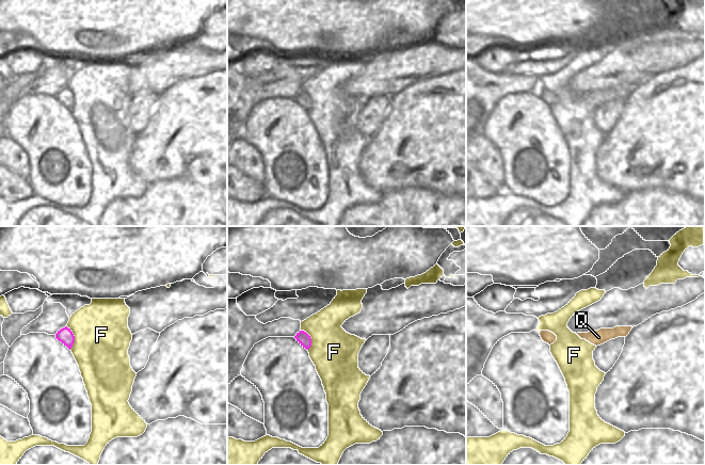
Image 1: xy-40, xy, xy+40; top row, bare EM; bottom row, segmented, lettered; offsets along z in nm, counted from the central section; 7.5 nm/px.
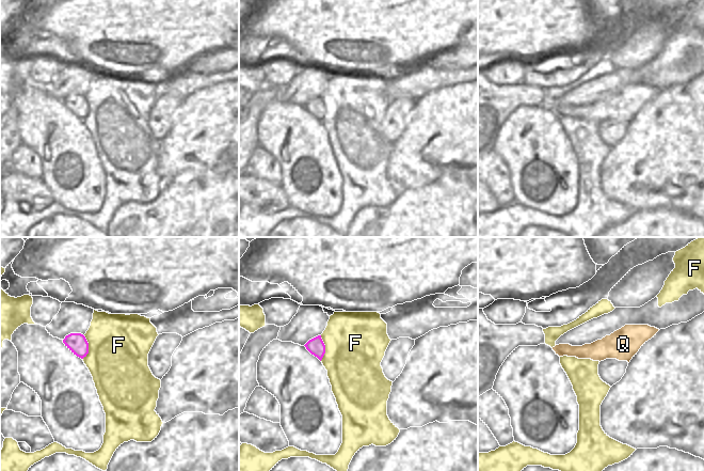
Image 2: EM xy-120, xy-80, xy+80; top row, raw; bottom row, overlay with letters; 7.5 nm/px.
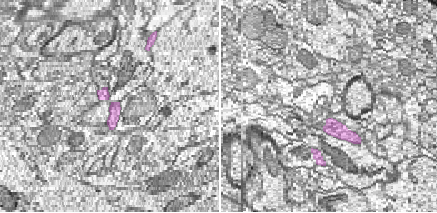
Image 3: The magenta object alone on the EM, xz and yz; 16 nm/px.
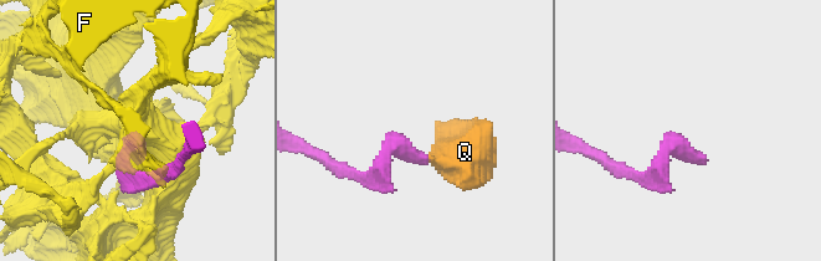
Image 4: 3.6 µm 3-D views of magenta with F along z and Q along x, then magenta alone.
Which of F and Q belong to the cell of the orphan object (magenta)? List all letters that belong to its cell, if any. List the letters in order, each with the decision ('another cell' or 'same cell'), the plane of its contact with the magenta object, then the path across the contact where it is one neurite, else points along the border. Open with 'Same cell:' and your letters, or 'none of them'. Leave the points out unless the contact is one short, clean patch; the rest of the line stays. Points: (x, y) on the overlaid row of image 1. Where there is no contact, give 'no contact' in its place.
Same cell: Q
F: another cell | xy-40
Q: same cell | no contact

